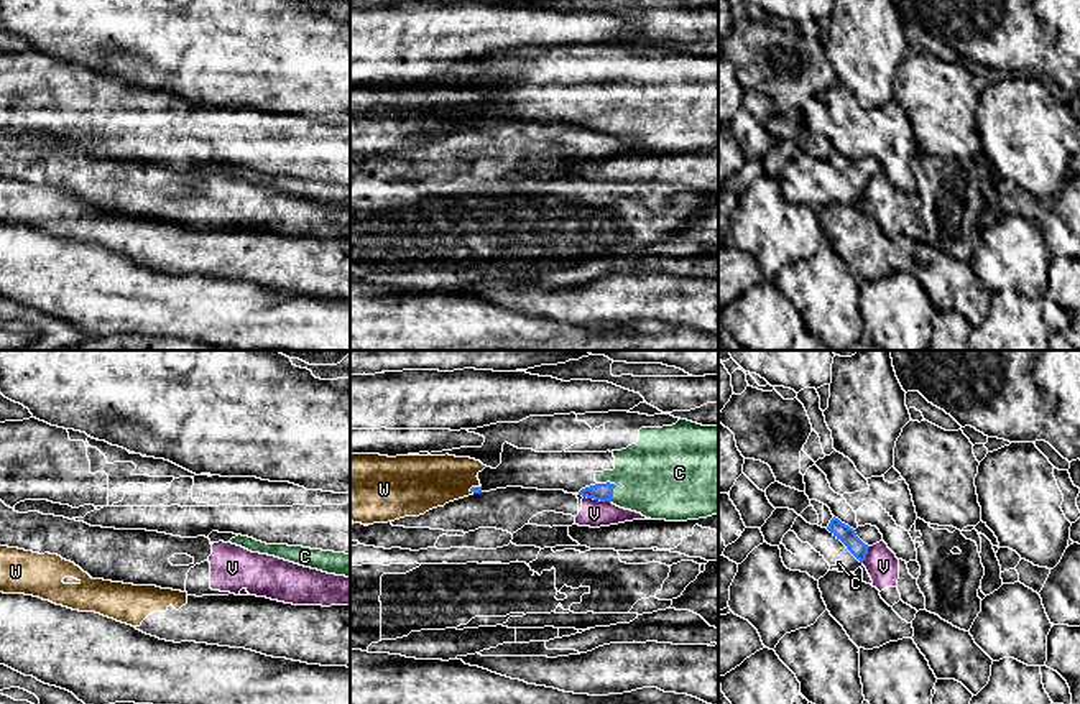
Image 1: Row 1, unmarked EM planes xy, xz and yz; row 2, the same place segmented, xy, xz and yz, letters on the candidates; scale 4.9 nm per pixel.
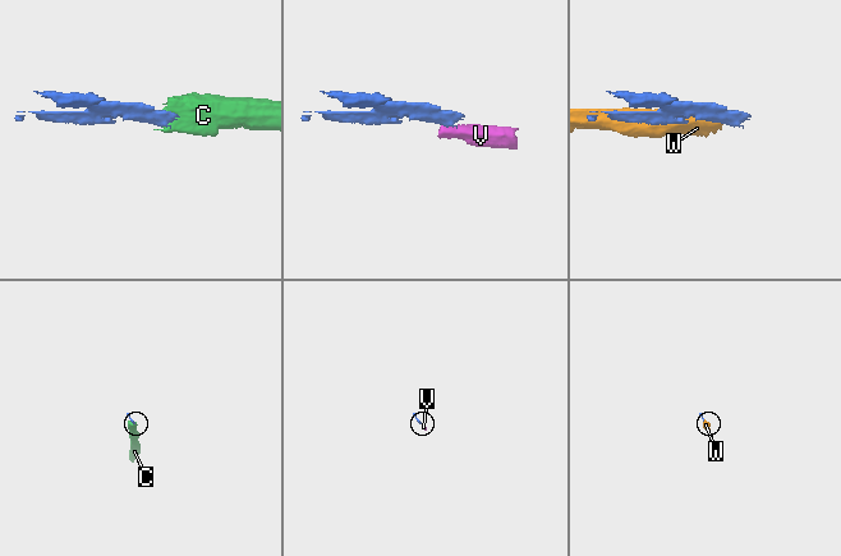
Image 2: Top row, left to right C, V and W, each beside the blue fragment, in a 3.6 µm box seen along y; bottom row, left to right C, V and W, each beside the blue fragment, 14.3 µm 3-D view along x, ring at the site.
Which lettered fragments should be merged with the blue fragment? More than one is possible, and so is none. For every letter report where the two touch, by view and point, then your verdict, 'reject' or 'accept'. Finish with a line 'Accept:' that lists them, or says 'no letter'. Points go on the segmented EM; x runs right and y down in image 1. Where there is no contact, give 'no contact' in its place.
C: xz (613, 484) | reject
V: xz (597, 499) | reject
W: xz (474, 487) | reject
Accept: no letter

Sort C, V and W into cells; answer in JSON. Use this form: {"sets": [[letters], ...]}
{"sets": [["C"], ["V"], ["W"]]}

